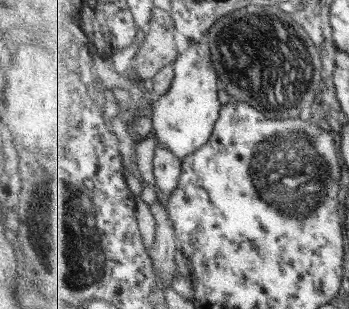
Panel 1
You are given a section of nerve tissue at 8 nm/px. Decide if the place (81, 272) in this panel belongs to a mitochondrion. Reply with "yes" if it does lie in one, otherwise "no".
yes

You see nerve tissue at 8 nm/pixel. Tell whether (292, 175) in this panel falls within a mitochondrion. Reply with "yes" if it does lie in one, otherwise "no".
yes

